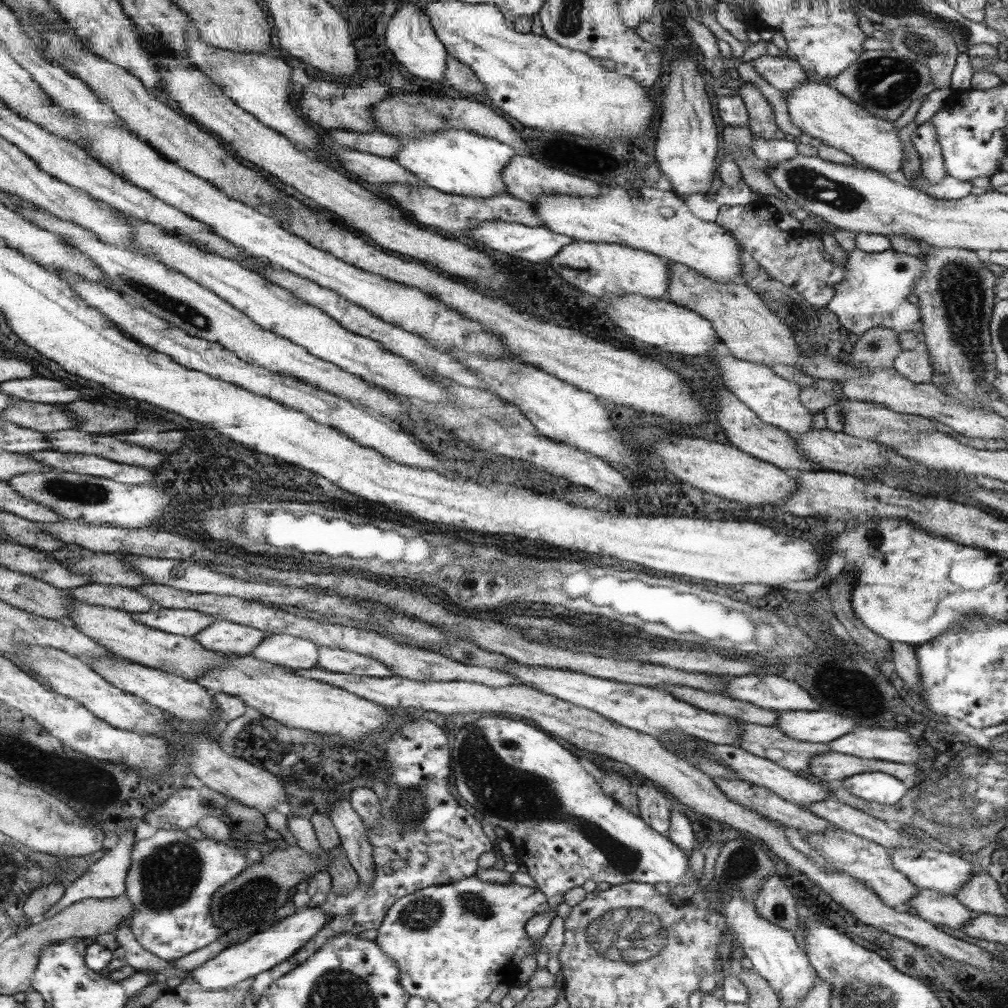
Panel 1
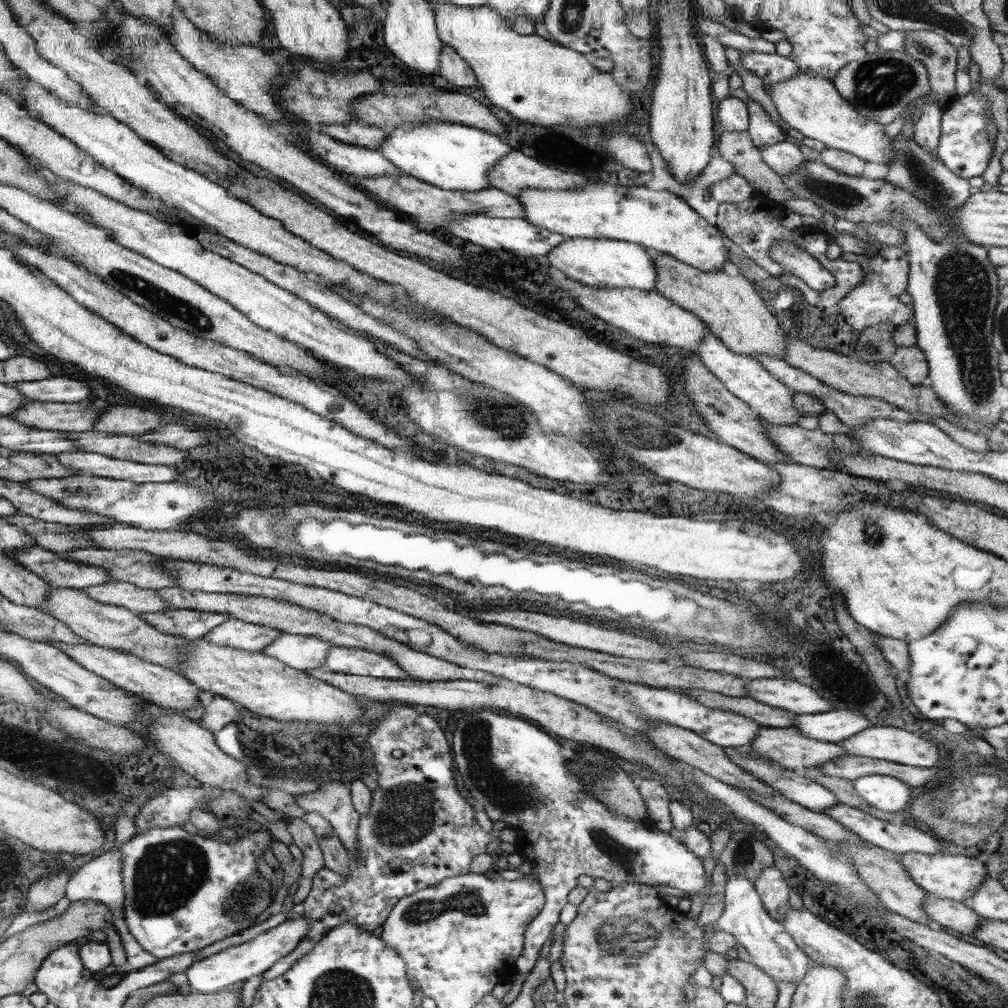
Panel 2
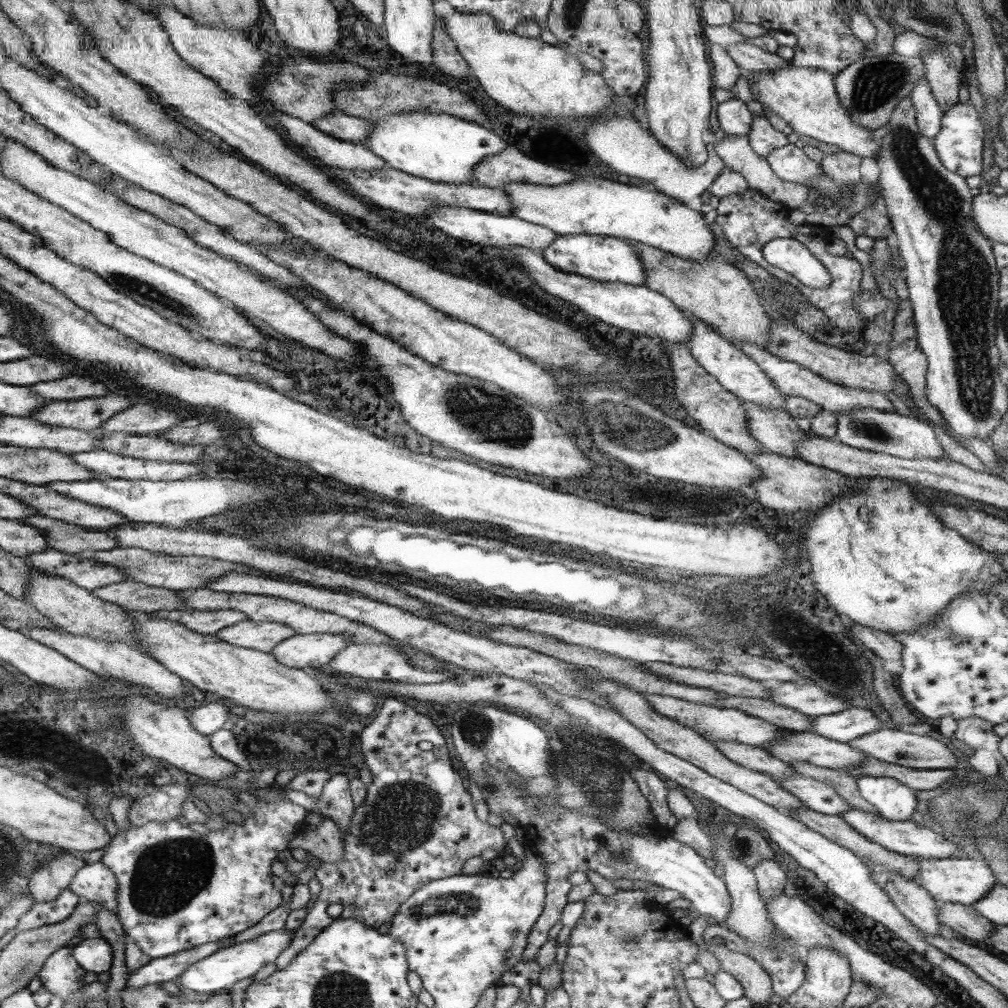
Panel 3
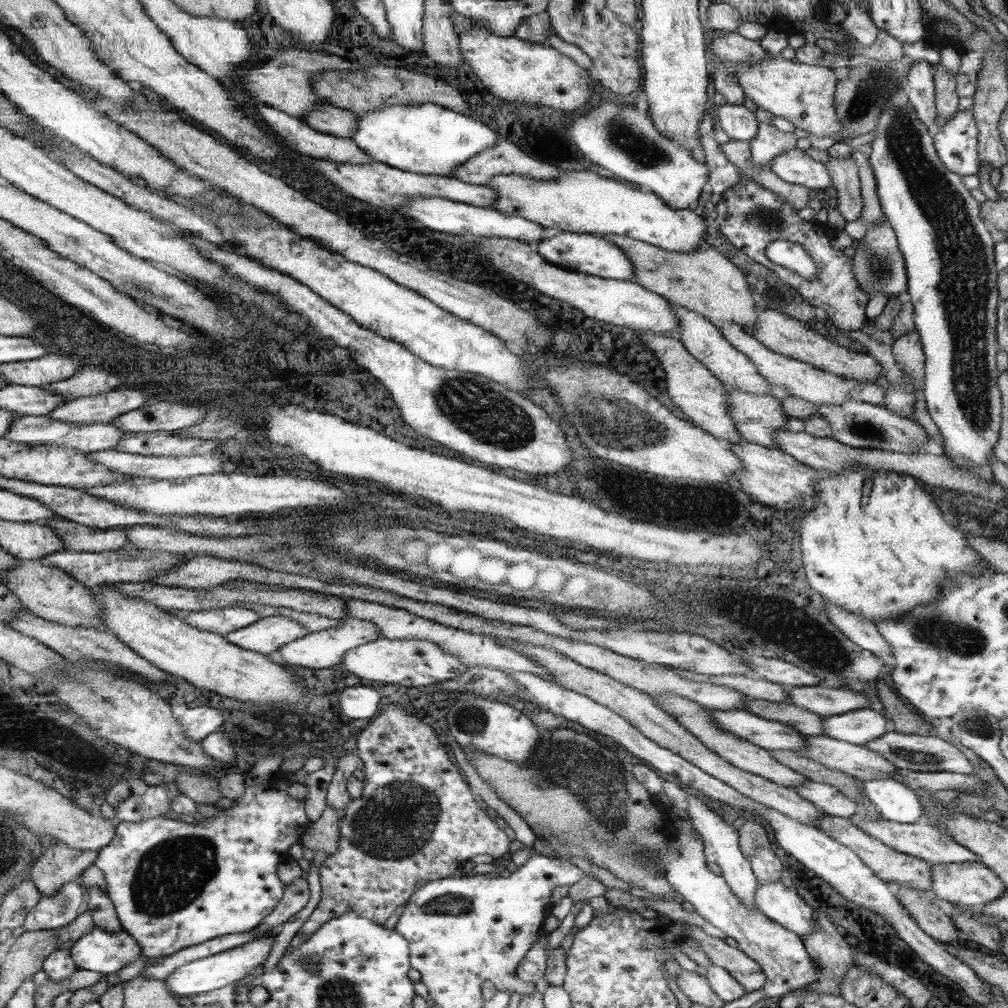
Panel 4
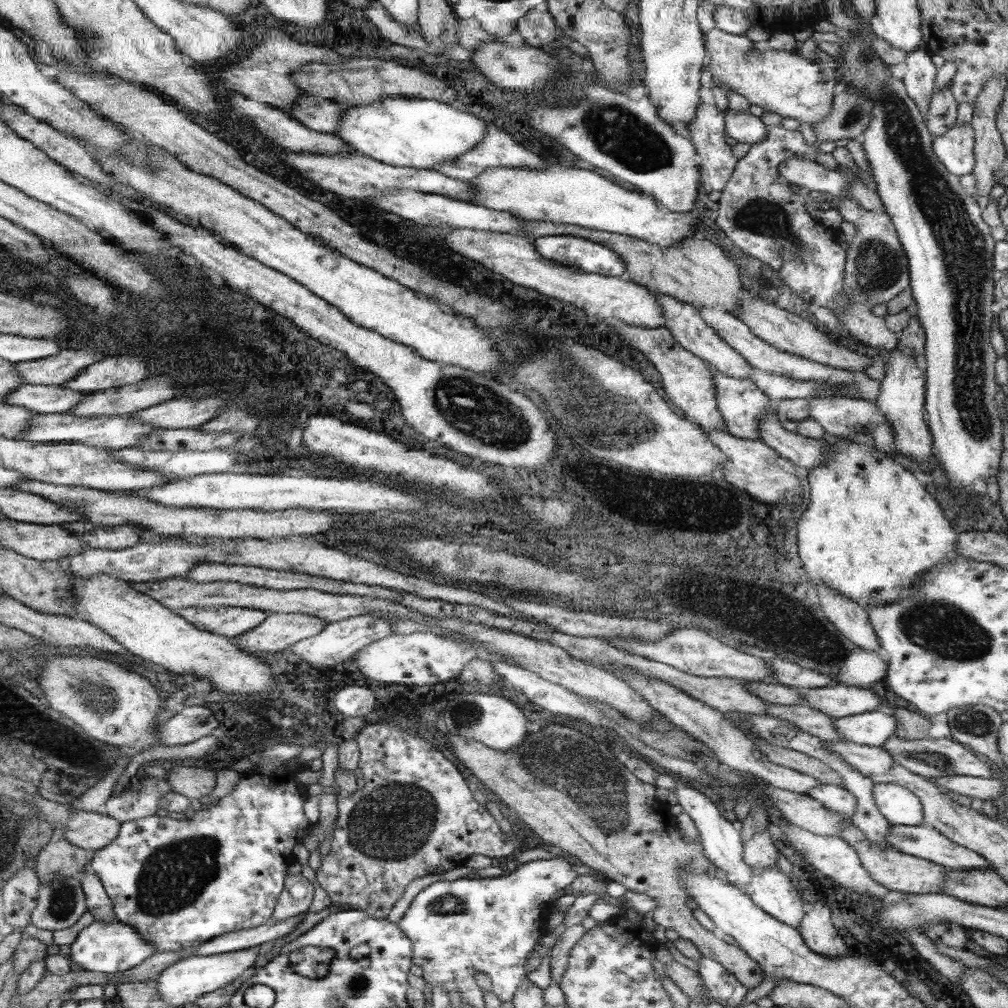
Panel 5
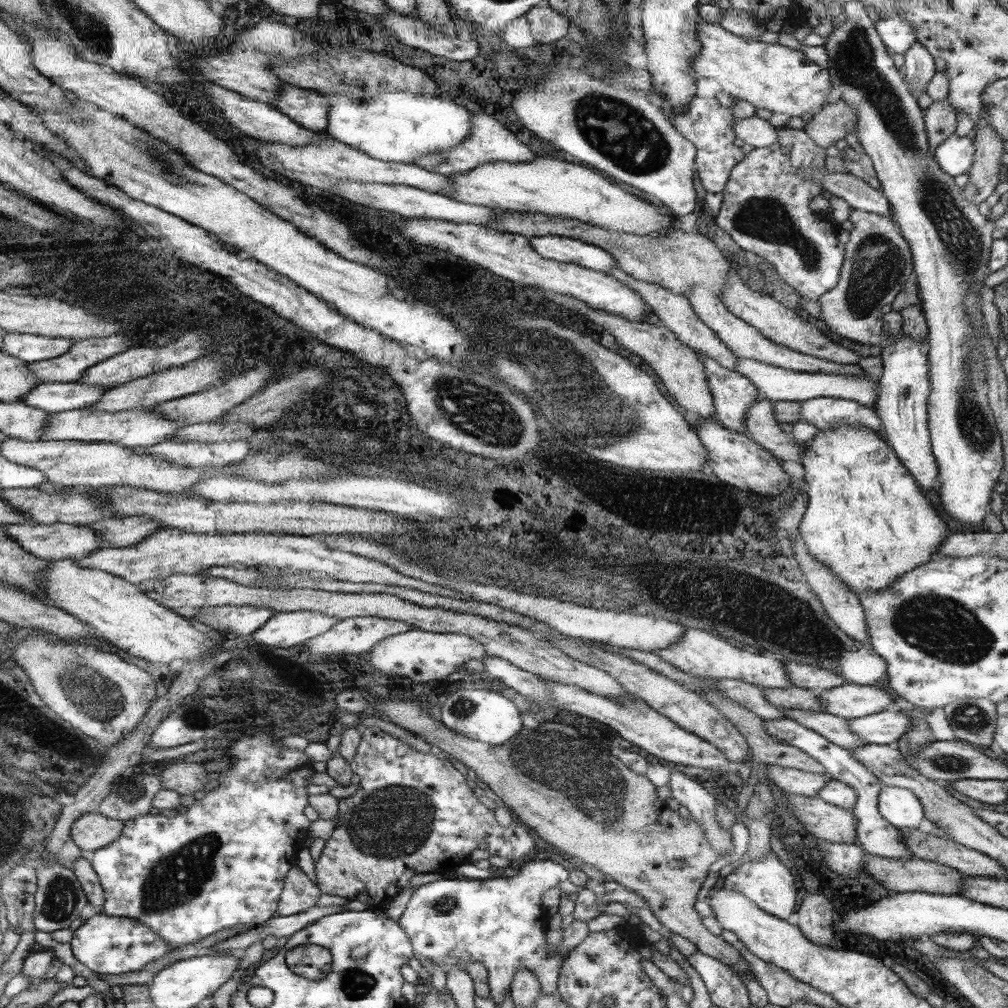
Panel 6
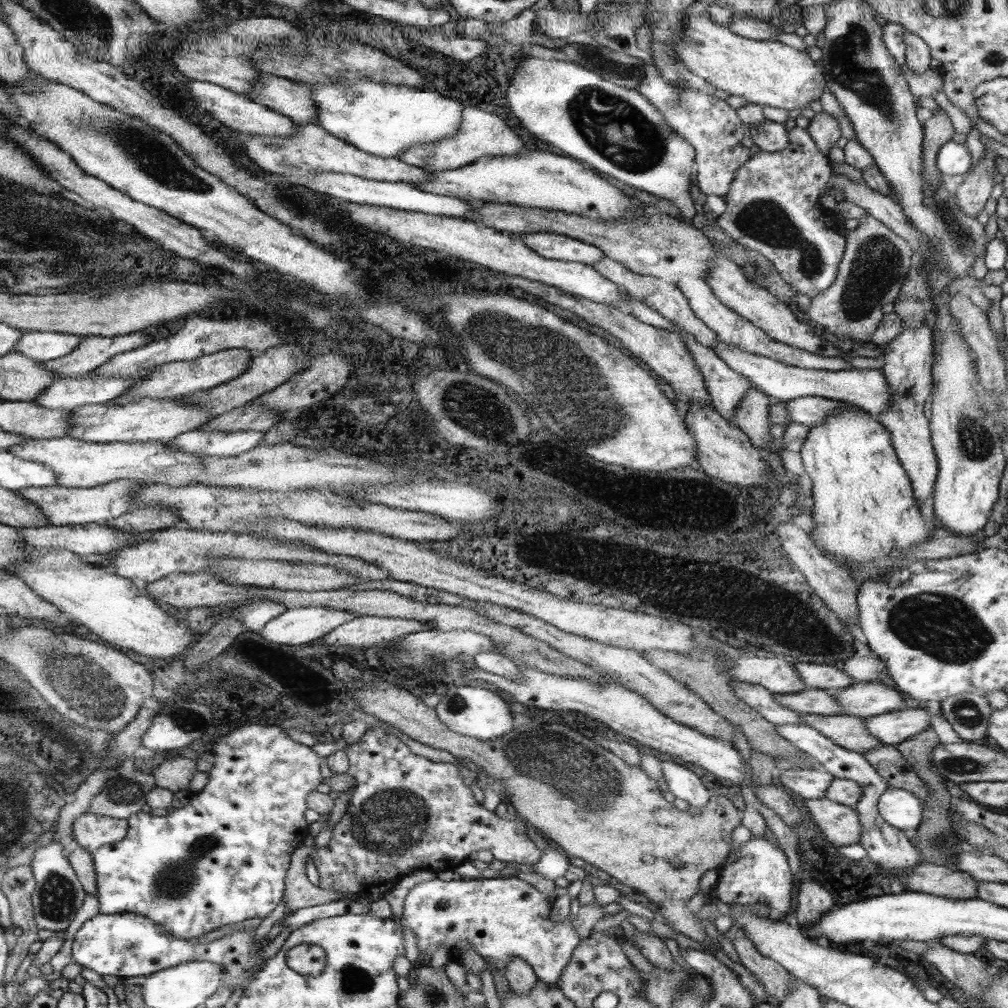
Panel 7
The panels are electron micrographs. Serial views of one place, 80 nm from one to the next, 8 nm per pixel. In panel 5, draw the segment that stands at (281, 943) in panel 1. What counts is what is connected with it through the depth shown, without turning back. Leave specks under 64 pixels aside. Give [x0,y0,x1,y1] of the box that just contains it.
[156,947,259,1007]

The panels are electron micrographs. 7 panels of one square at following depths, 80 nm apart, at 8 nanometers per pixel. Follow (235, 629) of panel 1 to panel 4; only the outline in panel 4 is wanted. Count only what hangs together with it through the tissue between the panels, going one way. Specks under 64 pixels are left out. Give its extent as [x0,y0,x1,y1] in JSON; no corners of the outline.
[225,616,310,655]

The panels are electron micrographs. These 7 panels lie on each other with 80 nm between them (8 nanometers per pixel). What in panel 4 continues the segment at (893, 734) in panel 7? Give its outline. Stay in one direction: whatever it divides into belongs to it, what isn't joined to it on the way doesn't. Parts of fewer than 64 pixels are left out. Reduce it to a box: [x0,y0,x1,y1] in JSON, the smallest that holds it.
[823,708,888,745]

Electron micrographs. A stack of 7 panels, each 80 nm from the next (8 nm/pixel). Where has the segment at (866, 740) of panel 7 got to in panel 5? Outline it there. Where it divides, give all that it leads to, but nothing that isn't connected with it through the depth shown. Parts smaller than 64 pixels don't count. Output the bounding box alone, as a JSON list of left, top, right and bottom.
[766,702,841,741]

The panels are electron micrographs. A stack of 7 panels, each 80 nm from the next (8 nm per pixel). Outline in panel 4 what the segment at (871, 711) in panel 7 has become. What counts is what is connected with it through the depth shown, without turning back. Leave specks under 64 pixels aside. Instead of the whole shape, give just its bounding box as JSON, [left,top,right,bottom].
[787,687,868,717]

